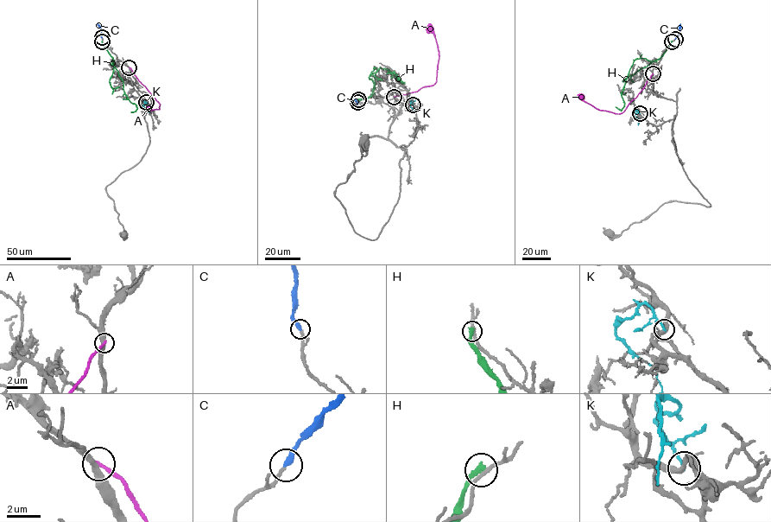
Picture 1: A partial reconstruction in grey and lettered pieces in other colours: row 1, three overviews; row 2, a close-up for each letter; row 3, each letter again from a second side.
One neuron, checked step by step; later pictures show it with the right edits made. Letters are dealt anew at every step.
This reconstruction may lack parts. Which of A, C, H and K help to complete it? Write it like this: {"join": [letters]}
{"join": ["C"]}

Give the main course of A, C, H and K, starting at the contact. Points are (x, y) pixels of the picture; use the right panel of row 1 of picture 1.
A: (653, 73), (638, 95), (619, 114), (597, 109), (581, 99), (580, 93)
C: (675, 39), (679, 33), (680, 23)
H: (672, 41), (657, 60), (650, 61), (640, 58), (634, 61), (622, 92), (624, 105), (621, 110), (616, 107)
K: (640, 113), (636, 110), (633, 114), (638, 118), (638, 124)

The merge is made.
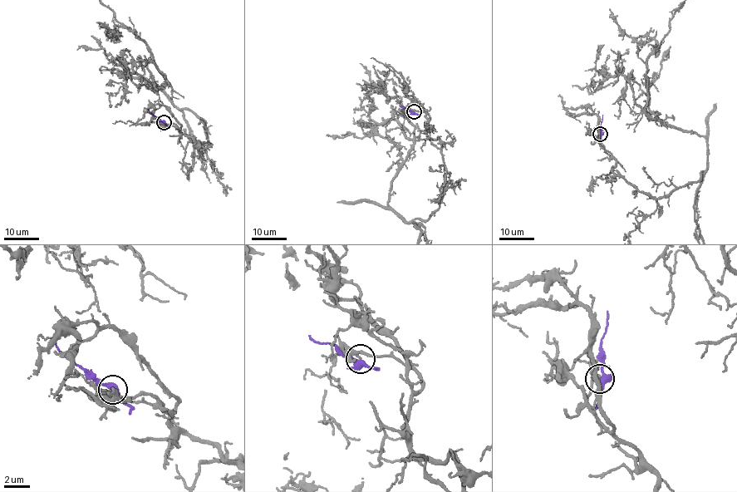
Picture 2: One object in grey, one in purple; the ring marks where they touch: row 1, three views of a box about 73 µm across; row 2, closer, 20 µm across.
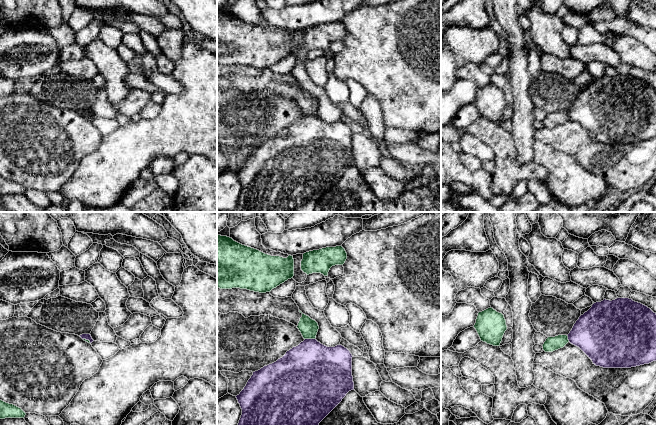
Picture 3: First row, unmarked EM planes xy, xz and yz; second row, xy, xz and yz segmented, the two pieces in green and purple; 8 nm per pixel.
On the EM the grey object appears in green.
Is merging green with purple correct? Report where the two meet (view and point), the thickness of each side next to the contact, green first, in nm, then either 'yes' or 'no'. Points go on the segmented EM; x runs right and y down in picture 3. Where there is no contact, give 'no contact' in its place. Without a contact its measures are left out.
contact xz (310, 338); calibres 150 and 440 nm; no

